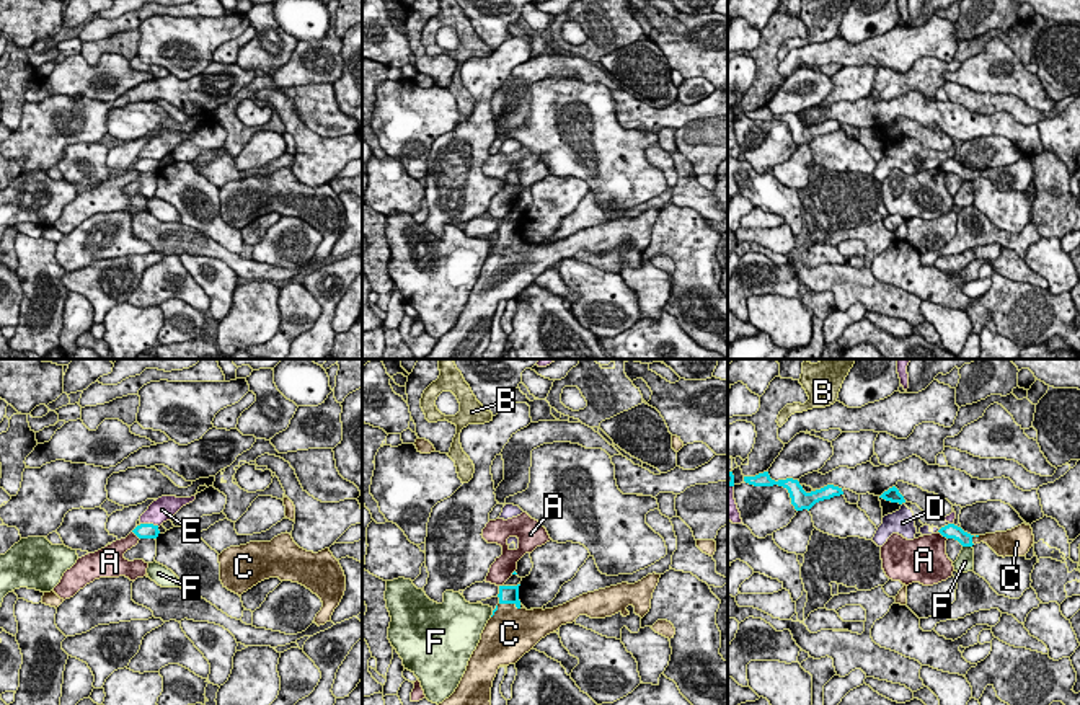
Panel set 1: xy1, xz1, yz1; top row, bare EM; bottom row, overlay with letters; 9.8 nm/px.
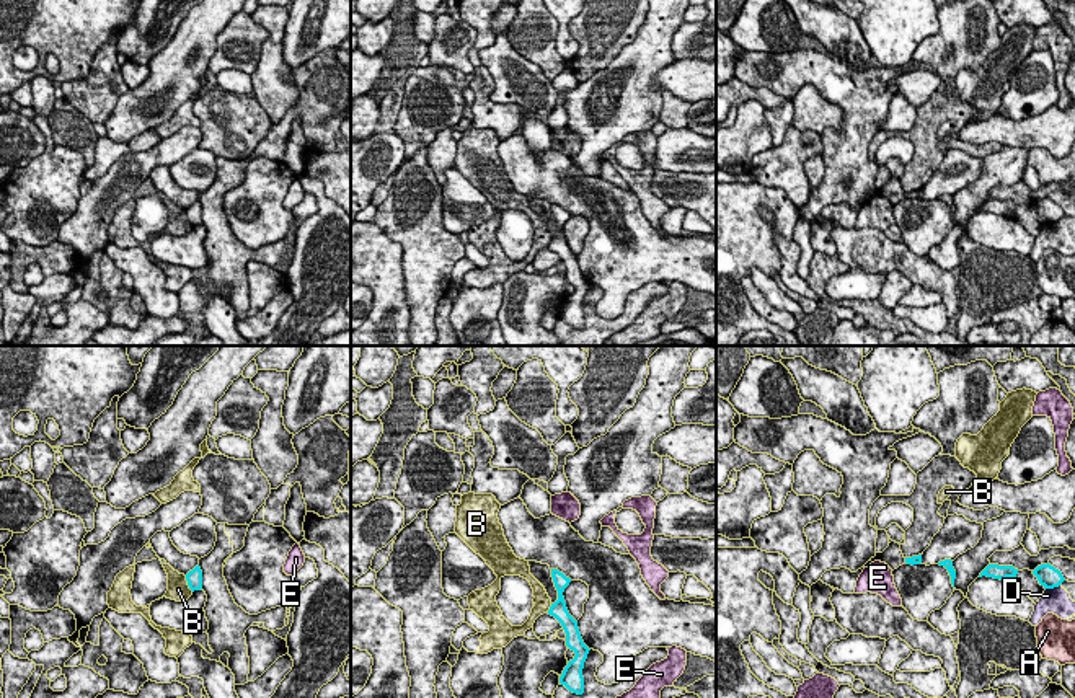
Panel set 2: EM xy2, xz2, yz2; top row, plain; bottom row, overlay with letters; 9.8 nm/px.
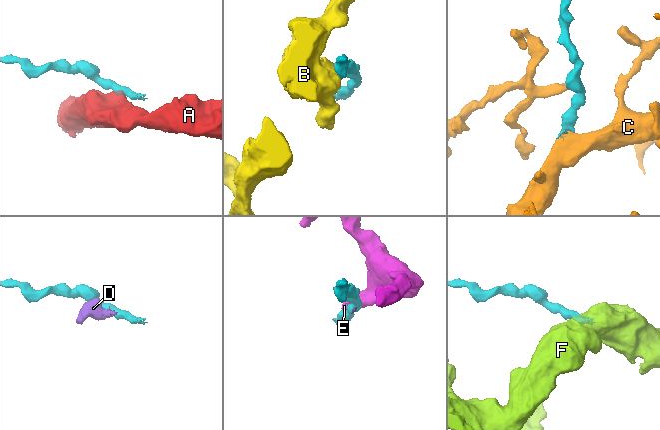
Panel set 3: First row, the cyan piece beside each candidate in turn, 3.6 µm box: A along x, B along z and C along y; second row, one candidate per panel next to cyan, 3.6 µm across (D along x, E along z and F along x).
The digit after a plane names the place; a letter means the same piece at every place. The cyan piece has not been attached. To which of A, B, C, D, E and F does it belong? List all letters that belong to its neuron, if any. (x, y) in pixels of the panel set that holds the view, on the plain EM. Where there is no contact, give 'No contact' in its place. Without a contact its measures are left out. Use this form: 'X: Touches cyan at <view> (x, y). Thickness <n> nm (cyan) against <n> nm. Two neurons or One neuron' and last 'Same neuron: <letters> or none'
A: Touches cyan at yz1 (943, 170). Thickness 140 nm (cyan) against 380 nm. Two neurons
B: Touches cyan at xy2 (188, 219). Thickness 160 nm (cyan) against 220 nm. Two neurons
C: Touches cyan at xz1 (503, 237). Thickness 190 nm (cyan) against 400 nm. One neuron
D: Touches cyan at yz2 (1052, 222). Thickness 220 nm (cyan) against 260 nm. Two neurons
E: Touches cyan at xy1 (150, 159). Thickness 160 nm (cyan) against 240 nm. Two neurons
F: Touches cyan at yz1 (968, 180). Thickness 140 nm (cyan) against 170 nm. Two neurons
Same neuron: C

